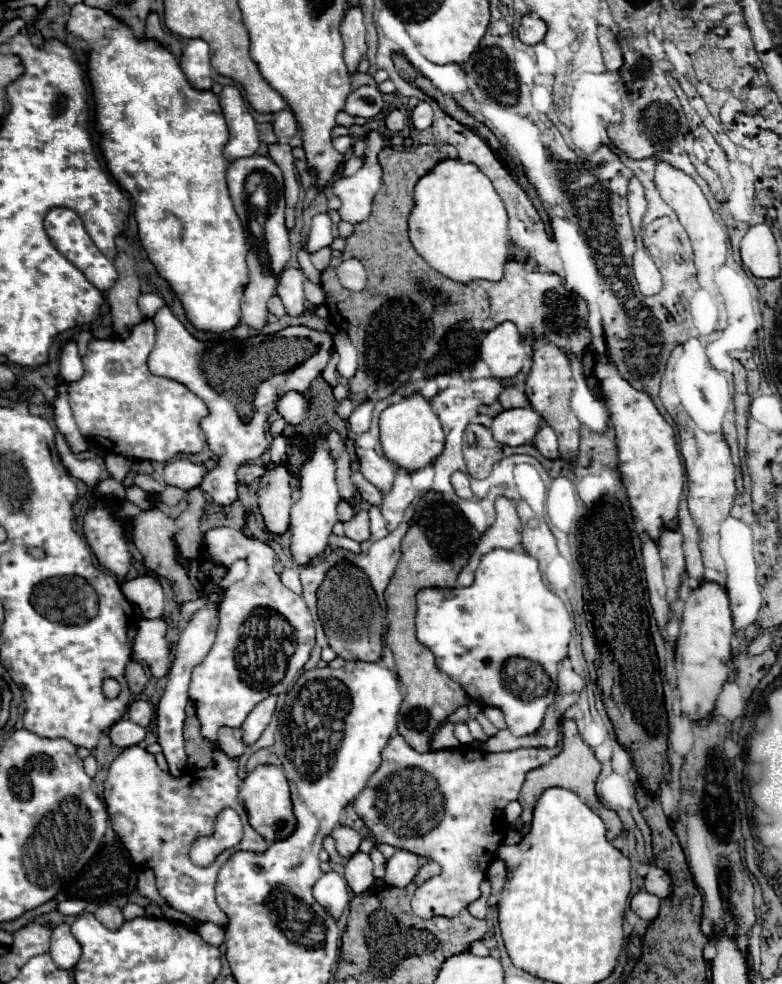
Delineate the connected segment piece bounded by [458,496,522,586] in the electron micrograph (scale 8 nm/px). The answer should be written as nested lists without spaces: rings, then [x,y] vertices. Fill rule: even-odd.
[[[504,496],[496,498],[496,522],[482,534],[476,550],[472,552],[468,564],[462,568],[458,576],[458,586],[470,586],[474,582],[474,572],[478,568],[482,554],[494,548],[512,550],[520,544],[520,536],[522,536],[522,524],[520,524],[516,506],[512,504],[512,500]]]

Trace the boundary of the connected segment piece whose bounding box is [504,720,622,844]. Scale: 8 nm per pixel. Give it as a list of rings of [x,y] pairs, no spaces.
[[[562,720],[562,734],[564,734],[564,746],[562,746],[562,752],[556,754],[548,764],[540,766],[540,768],[534,768],[532,772],[528,772],[524,784],[522,784],[522,790],[520,790],[520,798],[518,802],[522,804],[522,816],[516,820],[516,824],[512,824],[508,830],[506,830],[506,838],[504,842],[506,844],[516,844],[520,842],[520,838],[530,830],[530,822],[532,822],[532,810],[534,810],[534,804],[536,800],[540,798],[540,794],[550,788],[550,786],[562,786],[562,788],[568,788],[572,792],[576,792],[606,824],[608,832],[606,832],[606,838],[608,840],[614,840],[620,832],[622,832],[622,820],[618,818],[618,814],[610,808],[604,808],[602,802],[598,800],[596,796],[596,778],[600,774],[600,760],[594,756],[594,752],[590,750],[590,746],[582,740],[578,728],[576,728],[576,722],[574,720]]]

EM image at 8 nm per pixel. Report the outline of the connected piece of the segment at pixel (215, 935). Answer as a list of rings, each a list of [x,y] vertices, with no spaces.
[[[204,922],[204,924],[200,924],[200,926],[196,928],[196,932],[198,932],[208,944],[218,946],[218,944],[224,942],[224,930],[222,930],[220,926],[216,926],[216,924],[208,924],[208,922]]]

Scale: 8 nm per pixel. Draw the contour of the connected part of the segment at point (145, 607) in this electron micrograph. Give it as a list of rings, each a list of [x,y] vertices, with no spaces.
[[[142,574],[122,582],[124,596],[142,610],[144,618],[160,618],[164,612],[164,588],[156,574]]]

